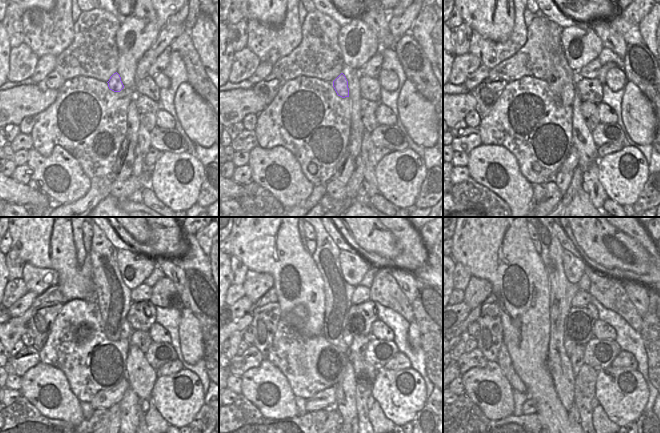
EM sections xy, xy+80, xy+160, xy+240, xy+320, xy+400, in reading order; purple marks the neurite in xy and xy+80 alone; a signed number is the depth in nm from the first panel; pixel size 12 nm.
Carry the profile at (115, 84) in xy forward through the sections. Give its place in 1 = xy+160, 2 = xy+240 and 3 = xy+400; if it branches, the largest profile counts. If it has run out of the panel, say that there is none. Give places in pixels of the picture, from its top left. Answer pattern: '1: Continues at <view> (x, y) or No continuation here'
1: Continues at xy+160 (567, 95)
2: Continues at xy+240 (126, 330)
3: Continues at xy+400 (569, 345)

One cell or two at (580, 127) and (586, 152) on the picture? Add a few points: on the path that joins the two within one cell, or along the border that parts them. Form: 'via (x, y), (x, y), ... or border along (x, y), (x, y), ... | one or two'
via (581, 133), (587, 141), (586, 146) | one

